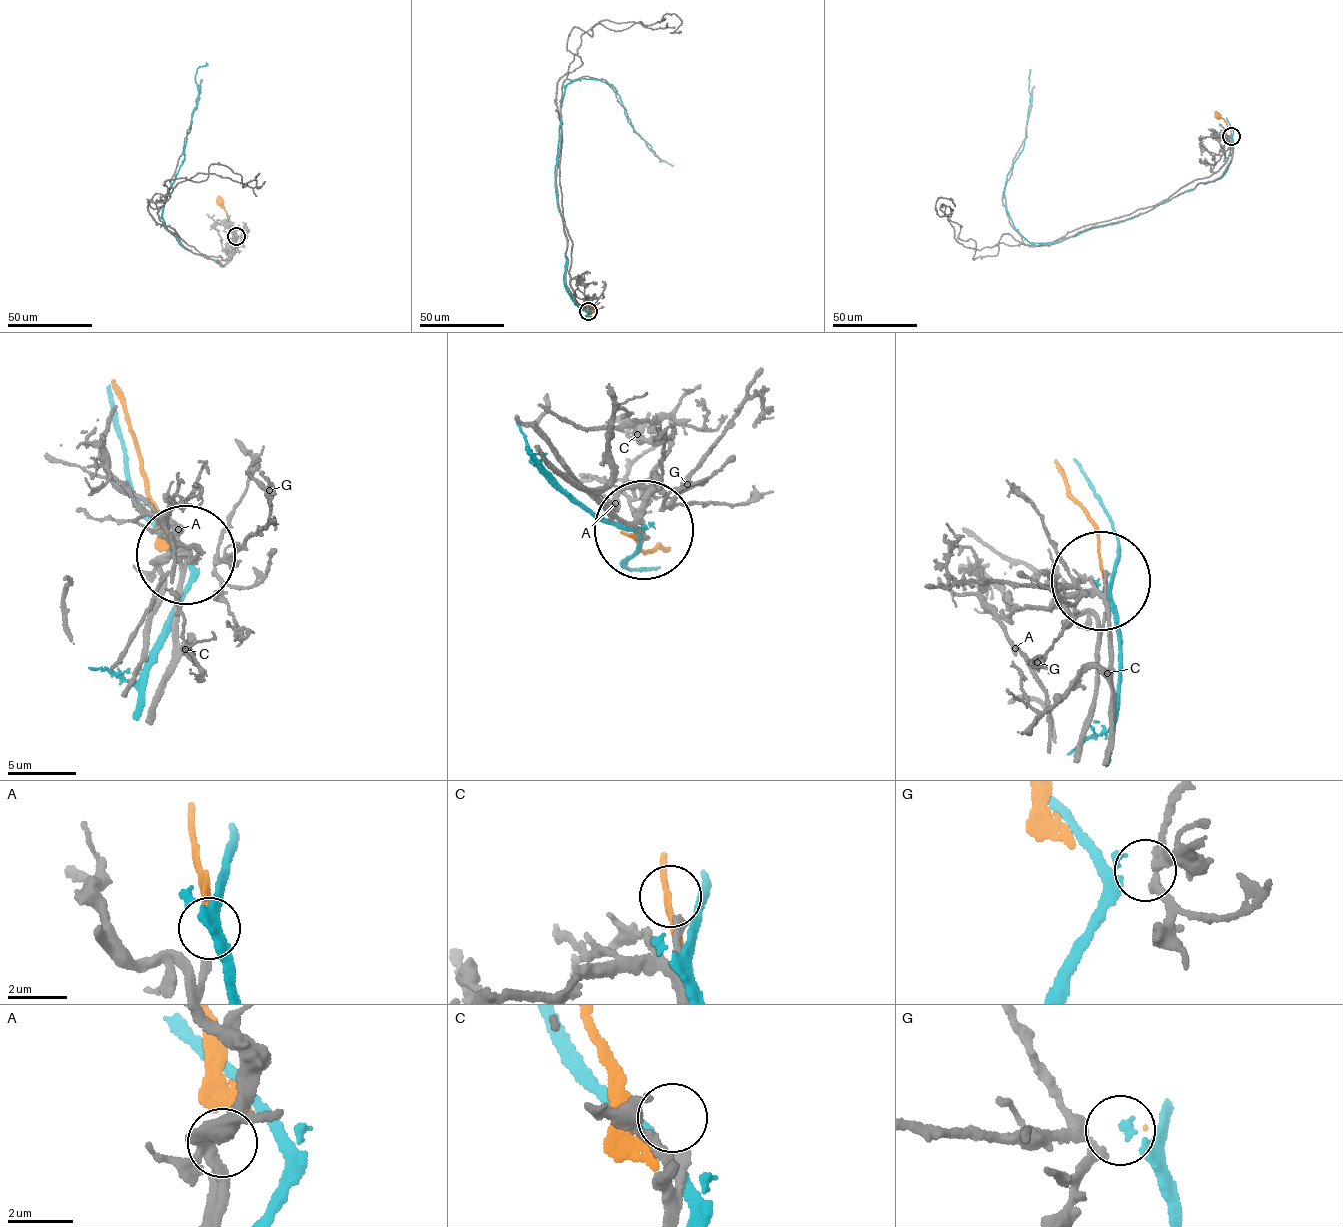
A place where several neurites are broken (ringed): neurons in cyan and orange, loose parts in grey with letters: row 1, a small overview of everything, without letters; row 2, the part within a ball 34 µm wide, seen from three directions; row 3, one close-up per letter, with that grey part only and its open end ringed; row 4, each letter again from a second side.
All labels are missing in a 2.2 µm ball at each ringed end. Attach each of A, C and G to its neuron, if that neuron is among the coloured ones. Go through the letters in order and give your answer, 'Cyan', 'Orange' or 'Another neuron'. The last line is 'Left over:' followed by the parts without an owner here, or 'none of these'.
A: Orange
C: Another neuron
G: Cyan
Left over: C

